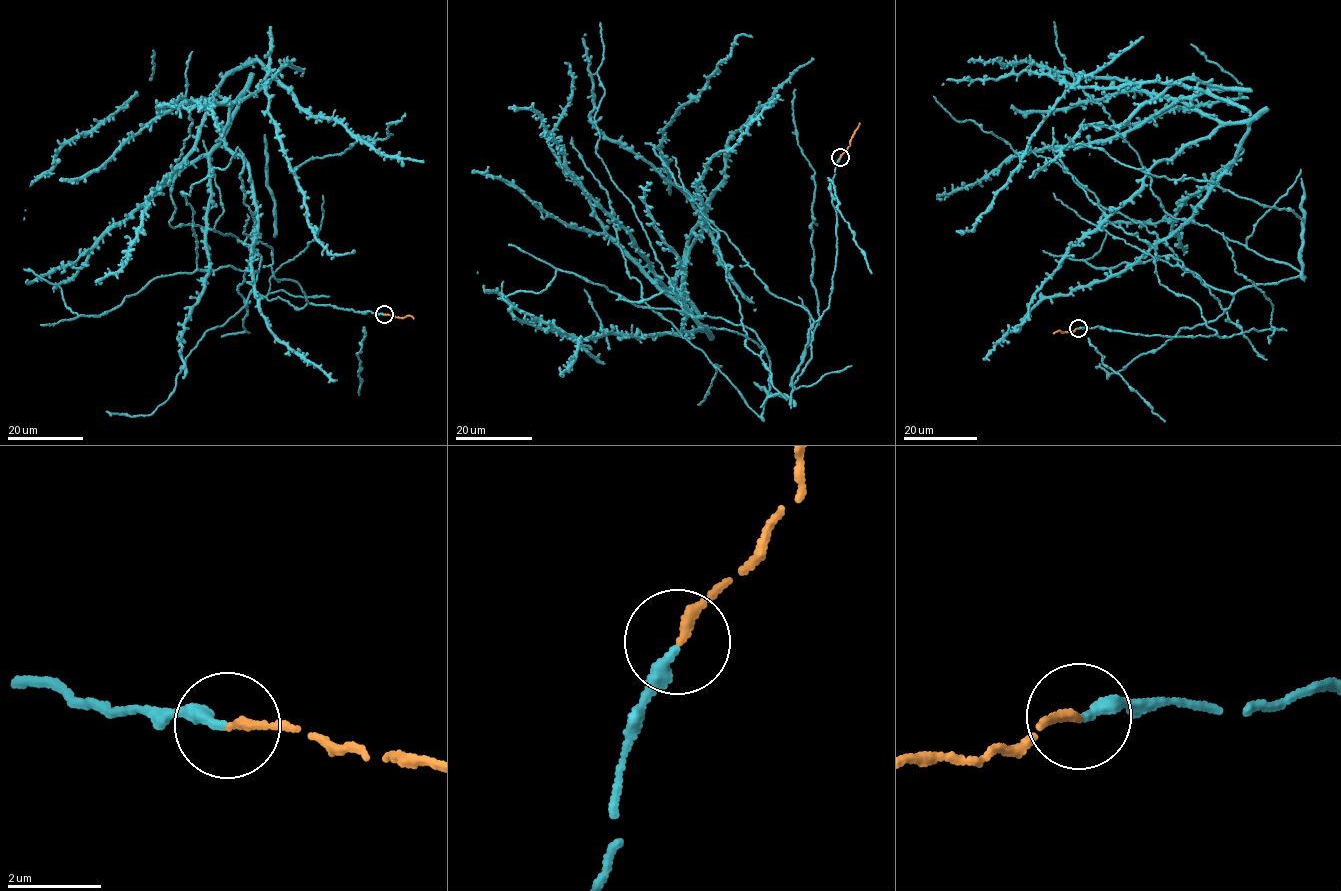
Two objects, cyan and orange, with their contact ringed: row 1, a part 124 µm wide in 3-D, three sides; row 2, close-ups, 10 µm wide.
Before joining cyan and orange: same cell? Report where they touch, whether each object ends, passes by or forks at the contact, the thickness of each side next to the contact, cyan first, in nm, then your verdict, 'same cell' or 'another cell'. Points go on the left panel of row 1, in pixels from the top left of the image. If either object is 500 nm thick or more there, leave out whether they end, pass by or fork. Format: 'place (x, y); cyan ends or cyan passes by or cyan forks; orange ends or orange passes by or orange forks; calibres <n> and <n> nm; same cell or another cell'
place (384, 314); cyan ends; orange ends; calibres 280 and 200 nm; same cell

